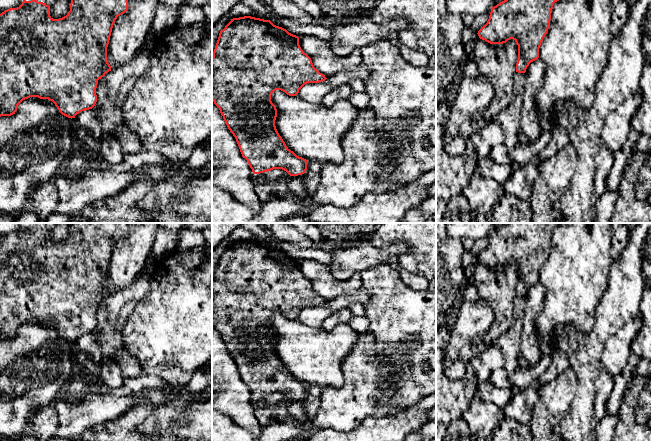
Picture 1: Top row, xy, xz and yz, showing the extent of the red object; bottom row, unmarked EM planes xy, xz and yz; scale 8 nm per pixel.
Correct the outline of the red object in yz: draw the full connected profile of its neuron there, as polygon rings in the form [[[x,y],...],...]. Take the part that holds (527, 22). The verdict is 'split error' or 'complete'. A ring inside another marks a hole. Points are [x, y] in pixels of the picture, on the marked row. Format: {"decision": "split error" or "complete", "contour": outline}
{"decision": "complete", "contour": [[[504,0],[492,7],[487,23],[477,34],[490,44],[503,44],[513,39],[518,45],[516,72],[525,73],[529,64],[539,58],[539,48],[550,27],[553,5],[557,1]]]}

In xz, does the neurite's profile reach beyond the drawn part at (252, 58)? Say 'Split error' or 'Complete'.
Complete

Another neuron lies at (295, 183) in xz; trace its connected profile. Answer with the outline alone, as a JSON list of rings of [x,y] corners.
[[[273,169],[271,171],[267,171],[260,174],[253,174],[251,178],[256,178],[260,183],[266,182],[276,182],[280,179],[285,179],[288,185],[288,189],[293,192],[297,193],[300,196],[306,196],[306,192],[303,186],[303,176],[290,176],[286,171],[282,169]]]

